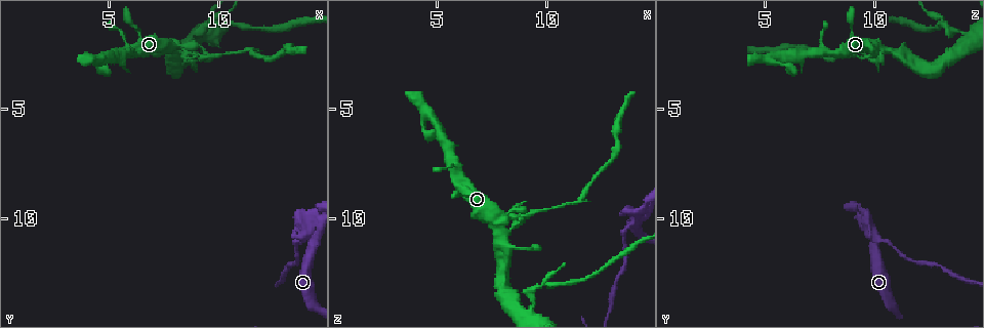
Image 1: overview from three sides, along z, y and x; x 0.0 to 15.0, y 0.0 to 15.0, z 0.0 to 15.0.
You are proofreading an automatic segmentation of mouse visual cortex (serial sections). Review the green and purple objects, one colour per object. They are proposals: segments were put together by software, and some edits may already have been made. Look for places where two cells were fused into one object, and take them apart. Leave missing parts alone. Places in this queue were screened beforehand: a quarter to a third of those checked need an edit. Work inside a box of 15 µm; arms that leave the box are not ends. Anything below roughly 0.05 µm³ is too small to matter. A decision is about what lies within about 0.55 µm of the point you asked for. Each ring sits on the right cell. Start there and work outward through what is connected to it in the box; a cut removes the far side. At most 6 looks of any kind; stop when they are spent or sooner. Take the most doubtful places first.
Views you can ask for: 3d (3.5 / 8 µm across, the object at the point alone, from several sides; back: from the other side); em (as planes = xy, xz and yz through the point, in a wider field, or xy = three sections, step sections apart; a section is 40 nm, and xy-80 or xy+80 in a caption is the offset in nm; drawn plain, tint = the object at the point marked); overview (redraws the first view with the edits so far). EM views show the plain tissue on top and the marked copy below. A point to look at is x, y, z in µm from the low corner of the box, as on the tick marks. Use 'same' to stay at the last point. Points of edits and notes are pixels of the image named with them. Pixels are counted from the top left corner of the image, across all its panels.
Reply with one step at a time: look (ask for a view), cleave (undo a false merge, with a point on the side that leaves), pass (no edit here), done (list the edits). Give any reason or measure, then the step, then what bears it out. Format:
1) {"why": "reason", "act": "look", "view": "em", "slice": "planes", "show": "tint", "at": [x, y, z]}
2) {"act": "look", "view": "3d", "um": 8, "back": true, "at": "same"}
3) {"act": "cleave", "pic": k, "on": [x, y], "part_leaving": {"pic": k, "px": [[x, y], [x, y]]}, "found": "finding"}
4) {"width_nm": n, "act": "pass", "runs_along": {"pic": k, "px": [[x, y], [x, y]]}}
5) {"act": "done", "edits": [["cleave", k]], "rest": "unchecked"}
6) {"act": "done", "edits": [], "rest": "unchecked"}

{"why": "thin arm on a thick one", "act": "look", "view": "3d", "um": 3.5, "at": [14.2, 11.1, 10.0]}

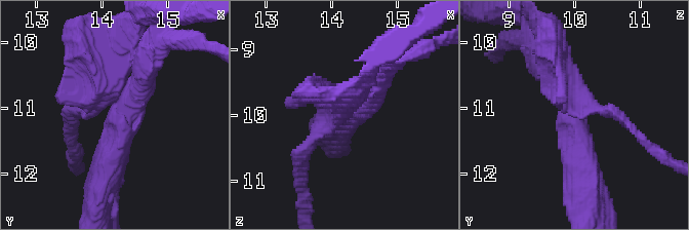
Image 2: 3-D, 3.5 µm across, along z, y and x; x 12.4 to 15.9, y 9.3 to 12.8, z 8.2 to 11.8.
{"act": "cleave", "pic": 2, "on": [89, 82], "found": "two cells meet here"}

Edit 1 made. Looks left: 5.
{"act": "look", "view": "overview"}

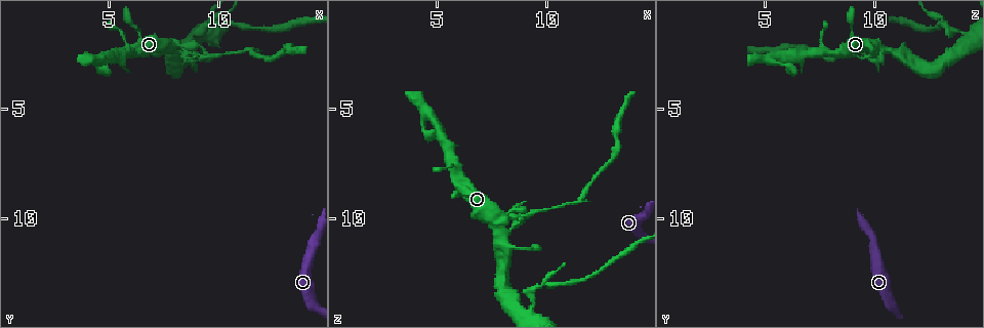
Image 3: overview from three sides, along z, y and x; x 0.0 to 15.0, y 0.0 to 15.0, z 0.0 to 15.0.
{"why": "thin neck", "act": "look", "view": "3d", "um": 3.5, "at": [7.9, 2.2, 9.9]}

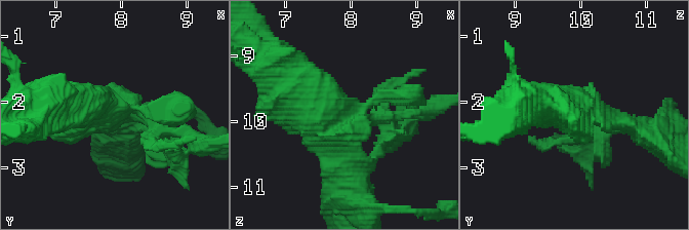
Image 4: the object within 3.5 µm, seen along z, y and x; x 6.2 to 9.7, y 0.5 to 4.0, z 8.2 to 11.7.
{"why": "now the EM", "act": "look", "view": "em", "slice": "xy", "step": 5, "show": "tint", "at": [7.80, 2.15, 9.95]}

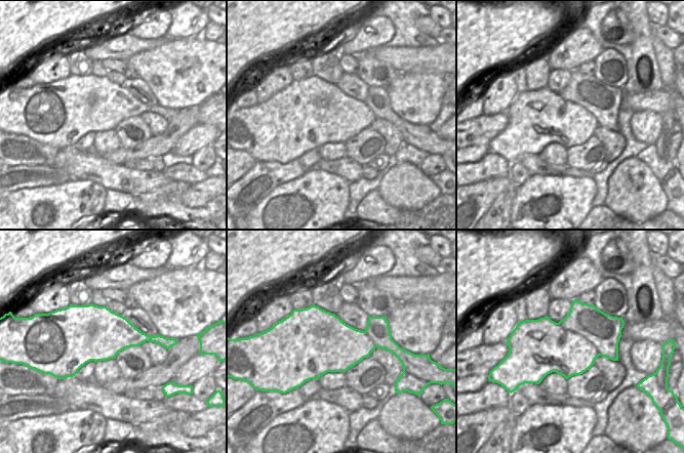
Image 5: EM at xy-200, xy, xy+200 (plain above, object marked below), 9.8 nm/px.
{"act": "look", "view": "em", "slice": "xy", "step": 2, "show": "tint", "at": "same"}

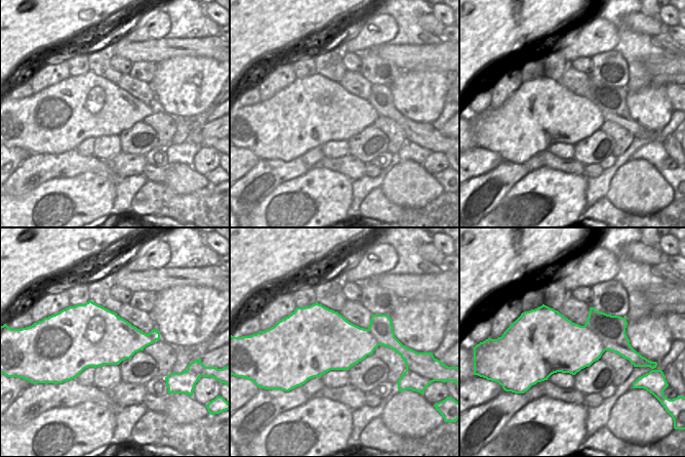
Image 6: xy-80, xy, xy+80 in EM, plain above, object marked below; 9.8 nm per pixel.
{"act": "cleave", "pic": 4, "on": [194, 135], "part_leaving": {"pic": 4, "px": [[350, 127], [426, 112], [438, 104]]}, "found": "a second cell is stuck on"}

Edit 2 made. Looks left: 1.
{"act": "done", "edits": [["cleave", 2], ["cleave", 4]], "rest": "unchecked"}

